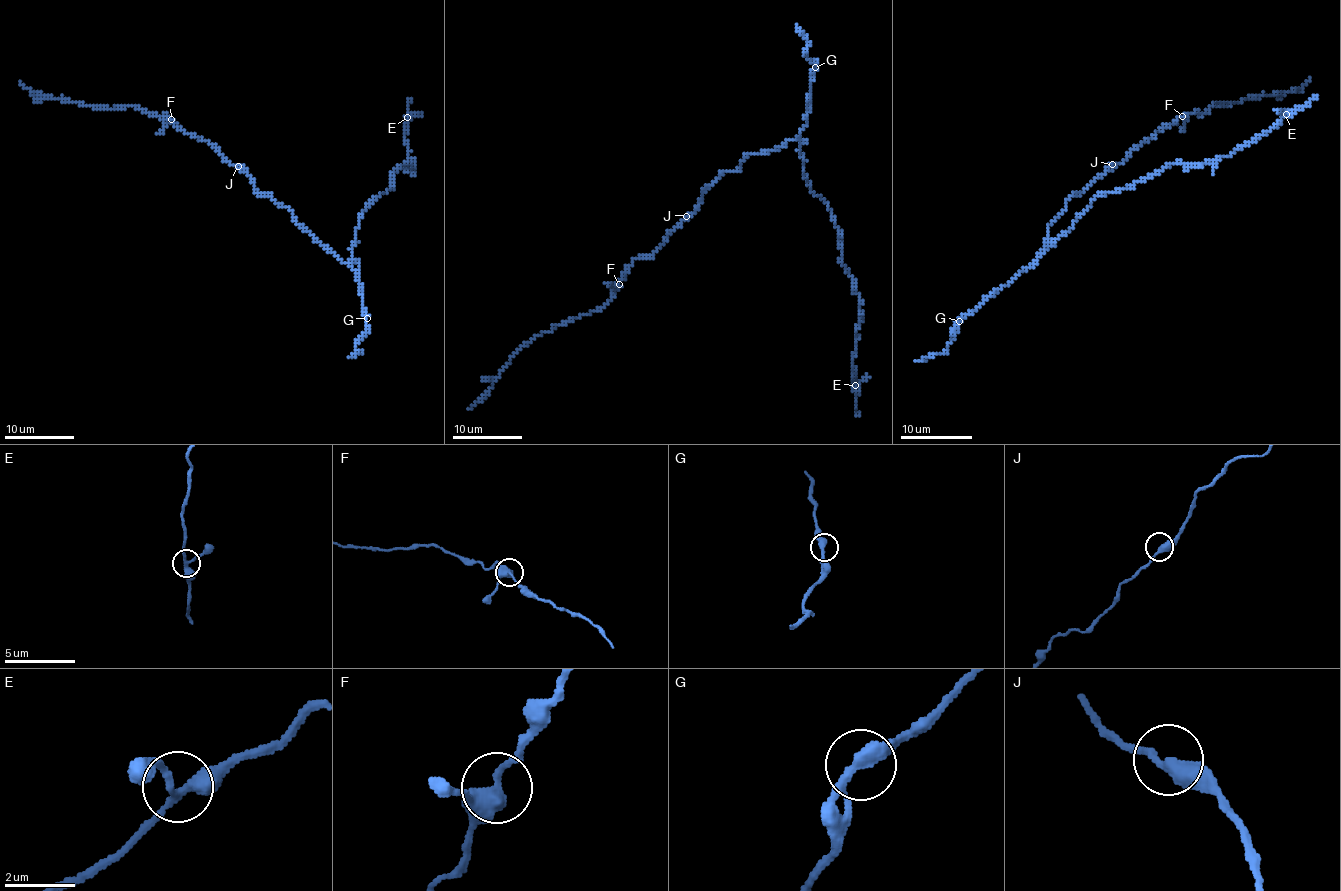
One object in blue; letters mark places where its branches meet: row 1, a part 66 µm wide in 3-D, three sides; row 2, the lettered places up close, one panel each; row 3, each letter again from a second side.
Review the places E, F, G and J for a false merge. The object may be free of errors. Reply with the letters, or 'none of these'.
none of these

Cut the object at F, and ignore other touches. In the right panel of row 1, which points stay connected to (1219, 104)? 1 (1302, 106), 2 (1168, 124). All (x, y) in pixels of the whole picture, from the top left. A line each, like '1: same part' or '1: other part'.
1: other part
2: other part

